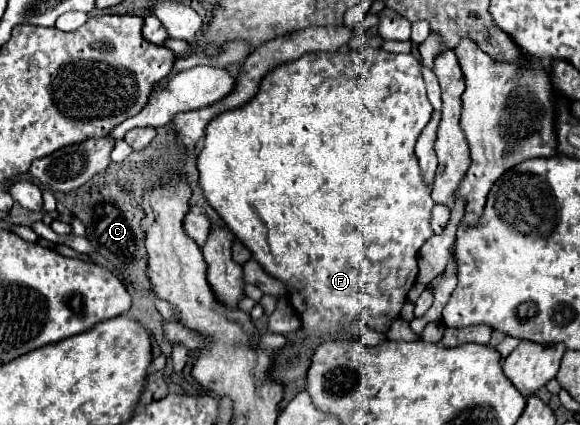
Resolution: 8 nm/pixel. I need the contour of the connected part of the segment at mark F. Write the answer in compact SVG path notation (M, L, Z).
M363 47L361 51L349 53L309 53L291 63L283 63L269 71L257 95L231 111L217 115L205 129L205 145L197 157L199 169L199 187L207 197L209 205L221 215L233 235L253 253L253 259L275 279L285 281L289 287L289 297L297 313L301 315L303 329L309 335L343 335L353 333L345 325L363 325L375 331L385 331L389 323L399 315L409 289L417 277L417 253L421 245L433 235L429 227L433 199L429 187L425 187L419 171L419 161L415 155L415 143L429 123L433 113L431 103L427 101L425 83L421 77L421 63L409 55L395 55L383 49Z

